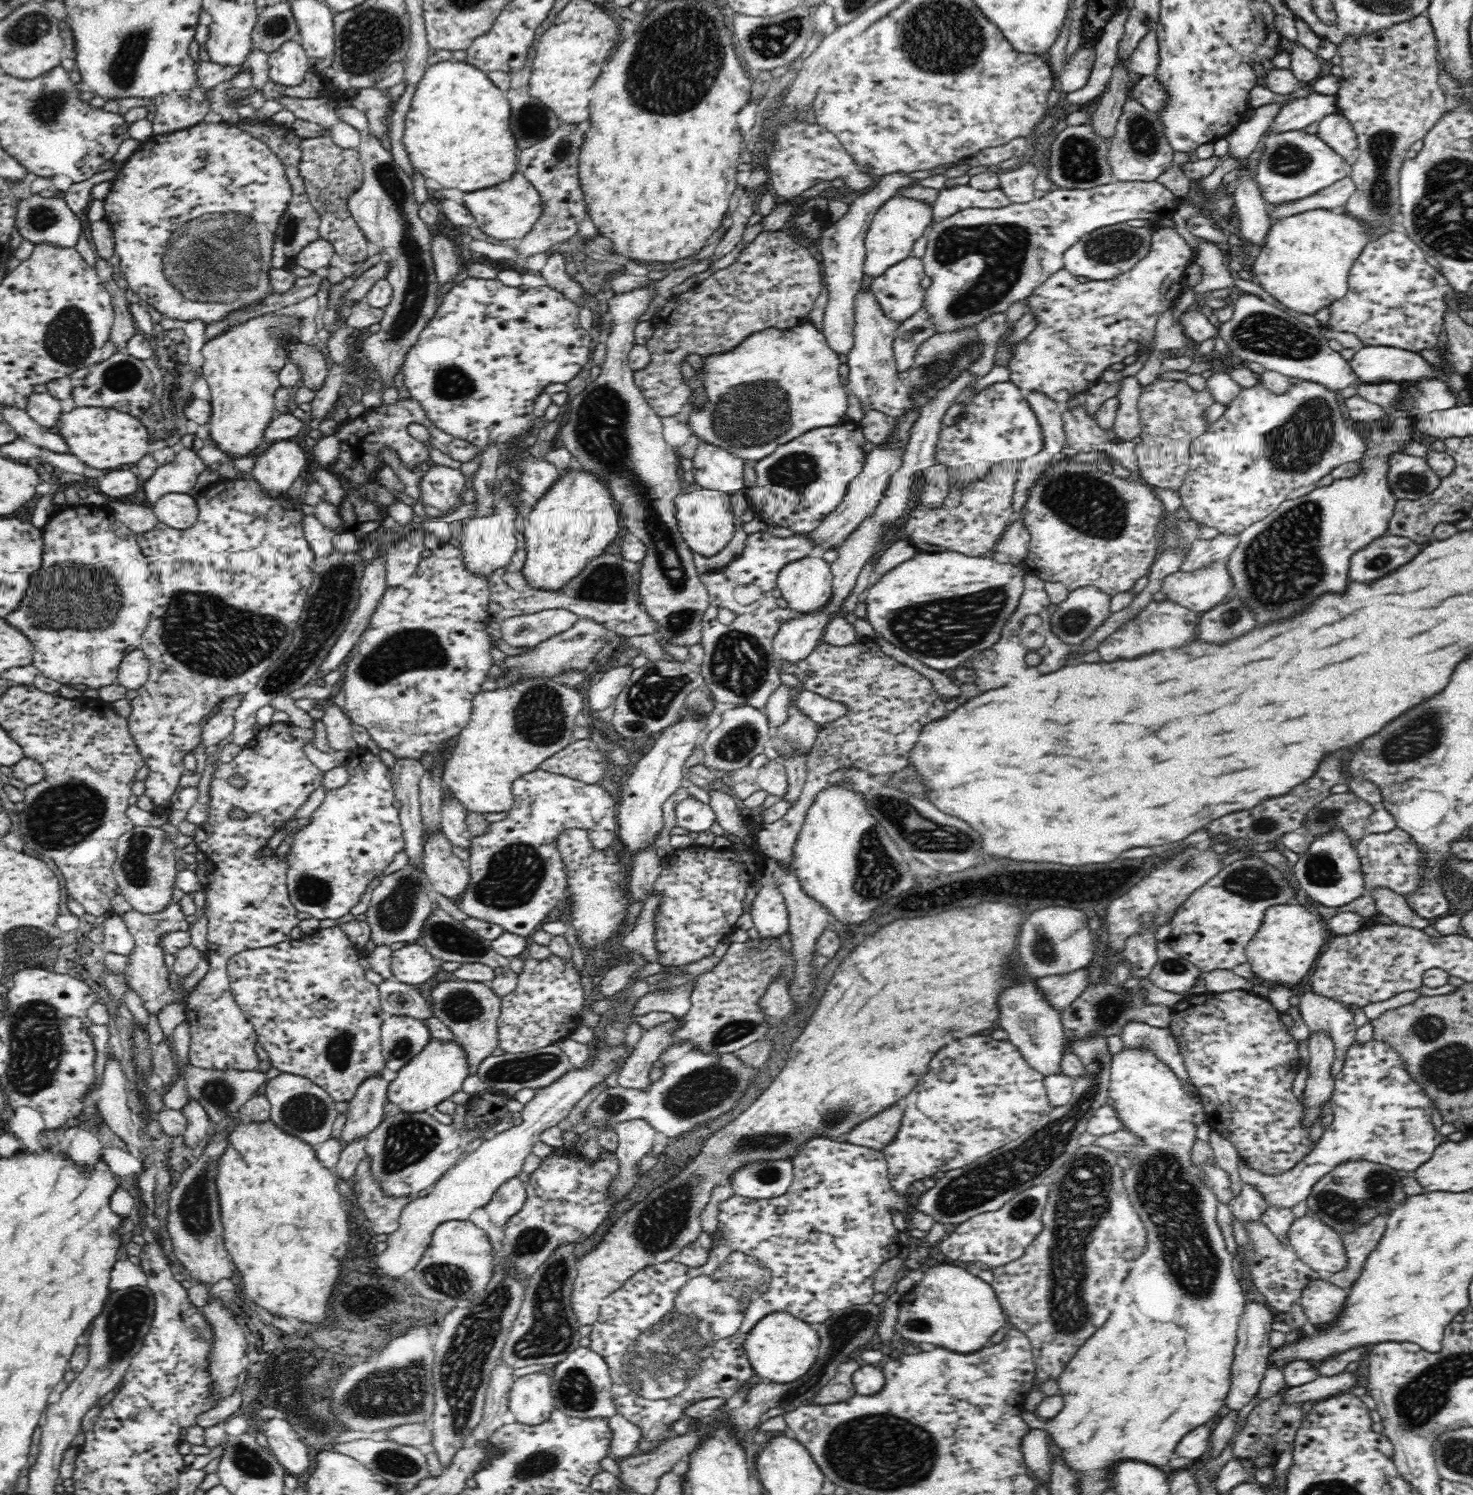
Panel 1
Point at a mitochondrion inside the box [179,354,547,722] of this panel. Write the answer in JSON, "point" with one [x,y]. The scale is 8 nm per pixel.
{"point":[331,599]}

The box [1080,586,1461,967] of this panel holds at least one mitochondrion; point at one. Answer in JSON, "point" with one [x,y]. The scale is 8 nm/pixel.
{"point":[1423,733]}

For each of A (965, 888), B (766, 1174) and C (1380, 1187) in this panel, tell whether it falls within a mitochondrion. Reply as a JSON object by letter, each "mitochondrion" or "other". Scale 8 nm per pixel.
{"A":"other","B":"mitochondrion","C":"mitochondrion"}

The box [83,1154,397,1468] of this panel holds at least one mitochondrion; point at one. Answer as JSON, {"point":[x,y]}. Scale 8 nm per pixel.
{"point":[126,1317]}

